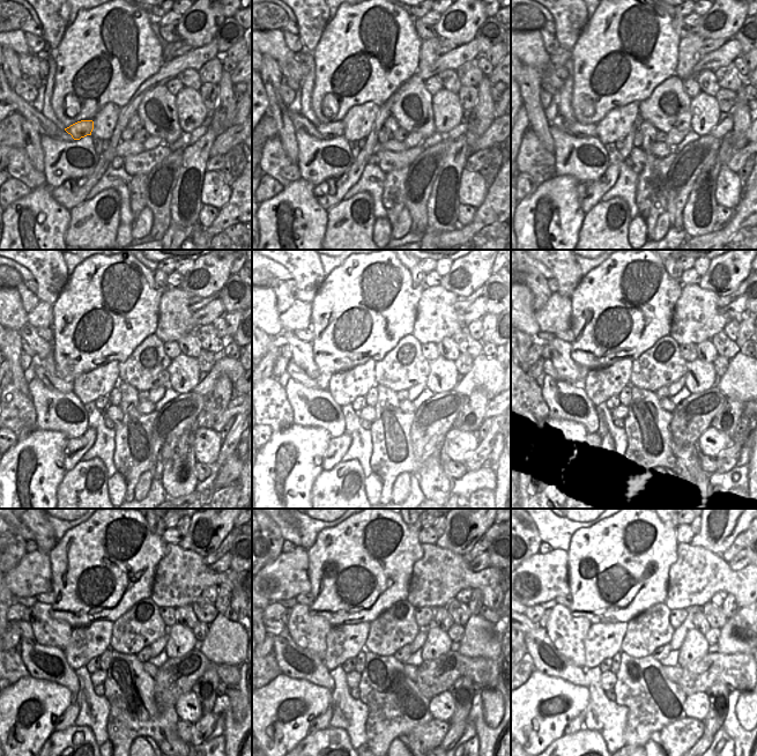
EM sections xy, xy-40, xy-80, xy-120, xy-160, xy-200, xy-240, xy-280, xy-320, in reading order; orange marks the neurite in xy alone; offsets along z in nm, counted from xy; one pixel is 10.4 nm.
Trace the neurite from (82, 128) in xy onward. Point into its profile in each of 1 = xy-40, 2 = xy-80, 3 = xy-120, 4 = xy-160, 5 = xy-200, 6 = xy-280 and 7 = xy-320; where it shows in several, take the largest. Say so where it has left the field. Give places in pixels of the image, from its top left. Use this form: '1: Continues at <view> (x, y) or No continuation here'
1: Continues at xy-40 (334, 130)
2: Continues at xy-80 (577, 128)
3: Continues at xy-120 (51, 382)
4: Continues at xy-160 (297, 373)
5: Continues at xy-200 (548, 369)
6: Continues at xy-280 (275, 627)
7: Continues at xy-320 (534, 625).

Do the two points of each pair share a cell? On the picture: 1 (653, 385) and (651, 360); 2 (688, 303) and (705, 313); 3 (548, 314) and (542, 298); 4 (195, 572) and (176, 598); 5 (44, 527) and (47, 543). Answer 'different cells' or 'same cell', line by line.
1: same cell
2: same cell
3: different cells
4: same cell
5: same cell

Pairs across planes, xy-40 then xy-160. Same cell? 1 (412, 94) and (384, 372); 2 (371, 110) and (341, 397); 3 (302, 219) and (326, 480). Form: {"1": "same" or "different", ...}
{"1": "same", "2": "same", "3": "different"}

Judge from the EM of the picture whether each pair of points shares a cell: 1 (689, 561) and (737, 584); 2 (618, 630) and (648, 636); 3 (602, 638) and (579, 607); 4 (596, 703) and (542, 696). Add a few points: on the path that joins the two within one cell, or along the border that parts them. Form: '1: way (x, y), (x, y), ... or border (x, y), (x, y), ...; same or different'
1: way (700, 572), (726, 579); same
2: border (628, 623), (620, 651); different
3: border (618, 622), (596, 622), (592, 624); different
4: border (587, 687), (588, 705), (584, 711); different

